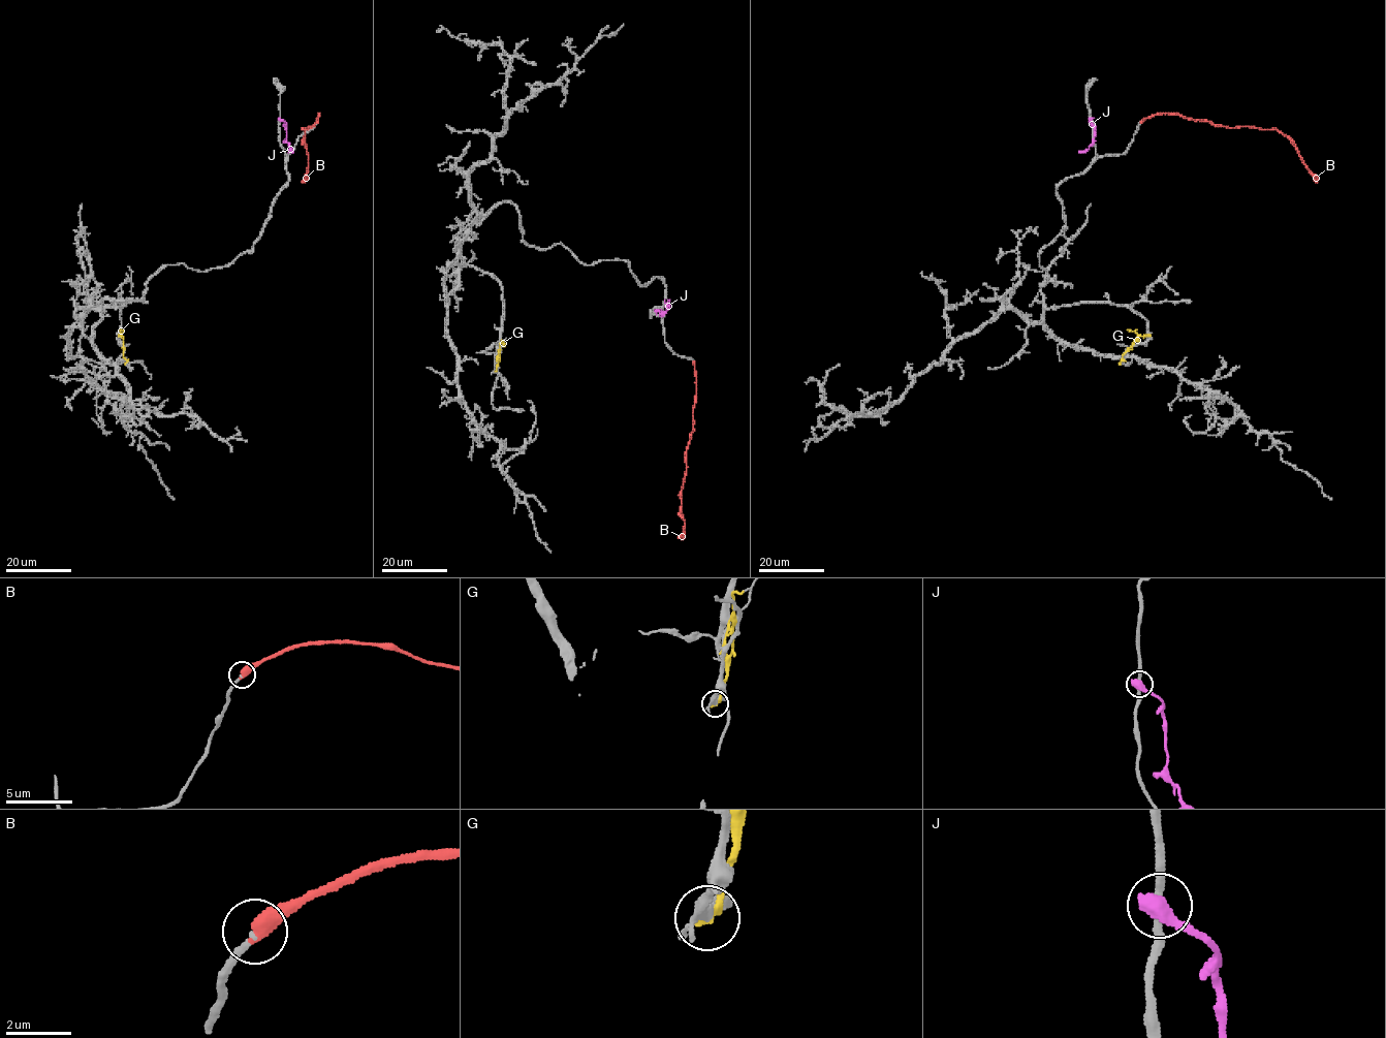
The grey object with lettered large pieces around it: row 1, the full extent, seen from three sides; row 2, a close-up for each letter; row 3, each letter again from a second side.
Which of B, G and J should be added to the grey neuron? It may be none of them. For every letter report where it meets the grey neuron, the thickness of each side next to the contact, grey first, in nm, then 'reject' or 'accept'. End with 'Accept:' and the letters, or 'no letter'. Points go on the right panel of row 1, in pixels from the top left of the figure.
B: (1141, 121) | 180/480 nm | accept
G: (1150, 335) | 240/260 nm | reject
J: (1091, 119) | 260/550 nm | reject
Accept: B

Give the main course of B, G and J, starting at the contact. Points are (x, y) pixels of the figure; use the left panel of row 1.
B: (317, 122), (319, 114), (317, 121), (305, 130), (308, 176), (303, 183)
G: (119, 335), (123, 338), (124, 365)
J: (280, 118), (286, 126), (286, 142), (292, 153)

